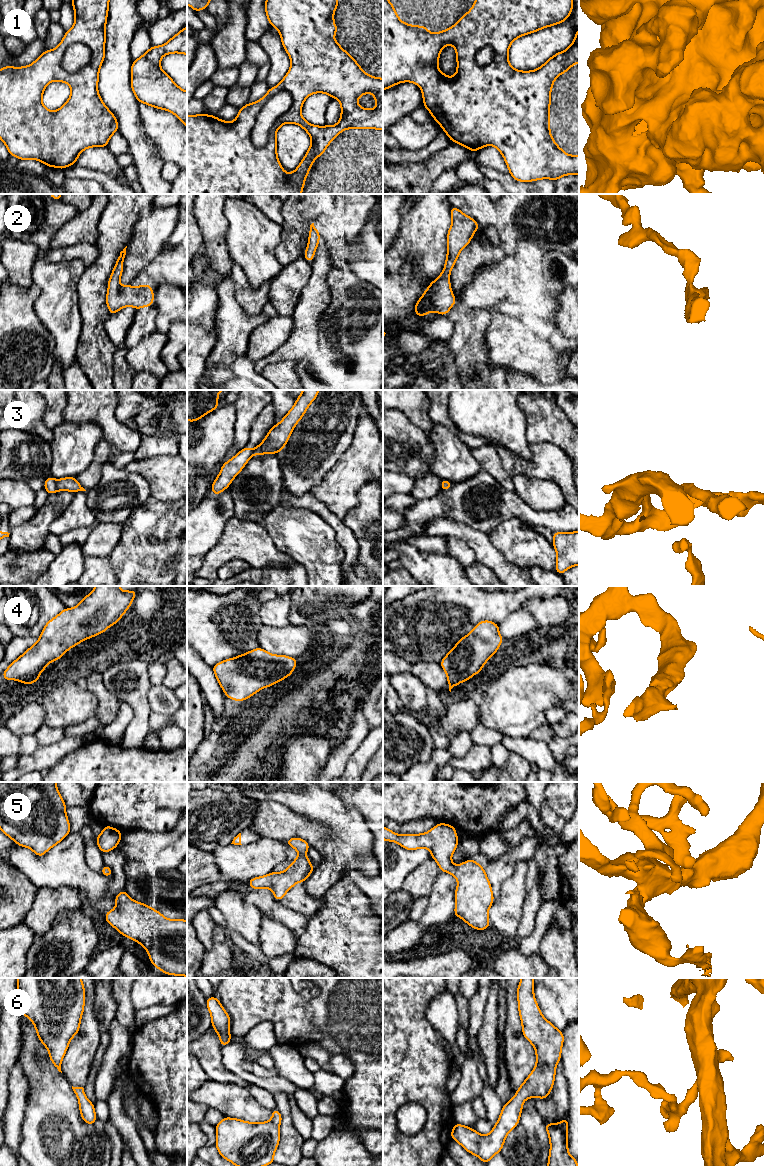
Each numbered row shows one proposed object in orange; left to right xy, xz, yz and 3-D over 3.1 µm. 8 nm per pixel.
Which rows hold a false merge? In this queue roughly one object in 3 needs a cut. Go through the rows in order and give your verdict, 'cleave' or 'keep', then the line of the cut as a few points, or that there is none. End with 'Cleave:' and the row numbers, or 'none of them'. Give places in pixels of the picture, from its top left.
1: cleave | xz (286, 90), (292, 104), (271, 127), (267, 142), (256, 148)
2: keep | no cut
3: cleave | xy (56, 480), (56, 488), (58, 490)
4: keep | no cut
5: keep | no cut
6: keep | no cut
Cleave: 1, 3

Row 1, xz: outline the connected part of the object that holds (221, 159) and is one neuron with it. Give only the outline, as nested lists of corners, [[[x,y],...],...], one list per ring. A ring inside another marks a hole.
[[[266,0],[265,12],[270,26],[274,26],[281,37],[284,49],[291,60],[291,67],[282,81],[273,88],[269,88],[266,95],[254,103],[239,108],[238,115],[233,122],[223,121],[217,116],[199,114],[187,115],[187,194],[302,194],[305,179],[314,164],[316,157],[322,157],[326,147],[344,129],[379,129],[383,130],[383,79],[371,77],[363,73],[362,67],[334,40],[338,27],[334,24],[334,10],[338,8],[338,0]],[[287,91],[293,103],[291,107],[275,121],[269,131],[267,143],[262,148],[256,148],[251,142],[251,131],[255,120],[263,105],[274,95]],[[313,93],[327,93],[331,99],[336,98],[341,104],[341,116],[336,125],[315,126],[307,122],[301,115],[301,108],[308,96]],[[372,93],[377,107],[364,109],[357,103],[357,99]],[[285,123],[301,126],[311,137],[311,145],[292,173],[283,170],[277,156],[276,133]]]

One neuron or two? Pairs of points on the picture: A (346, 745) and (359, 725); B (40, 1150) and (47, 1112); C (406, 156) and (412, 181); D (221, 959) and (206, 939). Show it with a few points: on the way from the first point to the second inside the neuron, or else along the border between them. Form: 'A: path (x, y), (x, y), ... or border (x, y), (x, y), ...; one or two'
A: path (351, 740), (358, 730); one
B: path (40, 1141), (39, 1138), (47, 1130), (47, 1121); one
C: border (430, 156), (421, 161), (393, 165); two
D: border (215, 923), (212, 945), (206, 950); two

